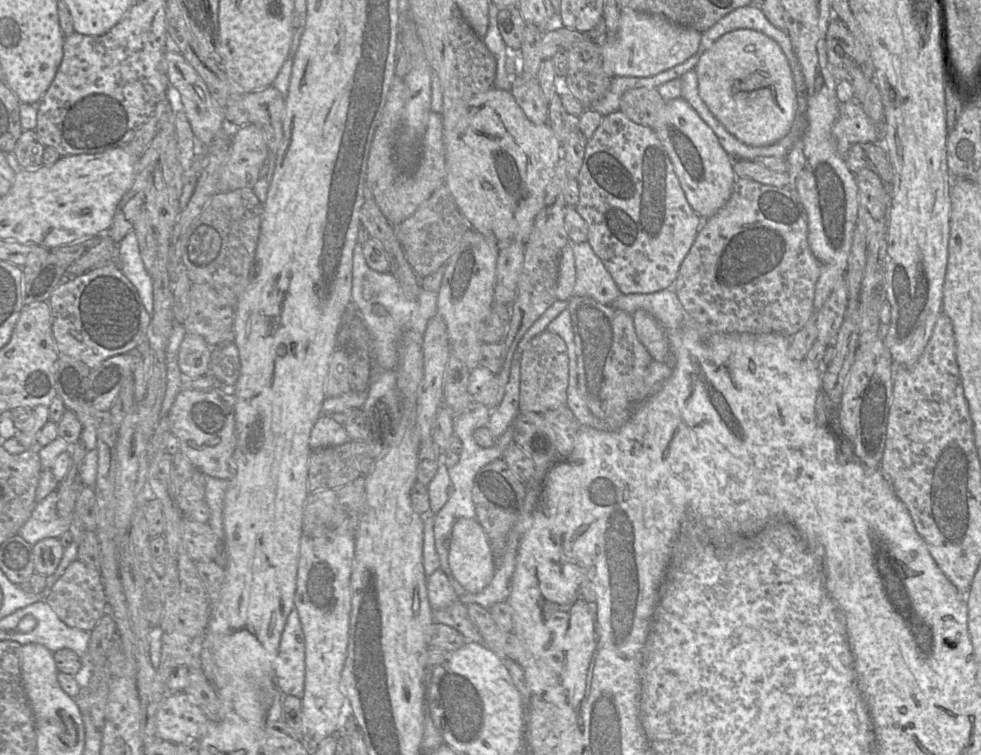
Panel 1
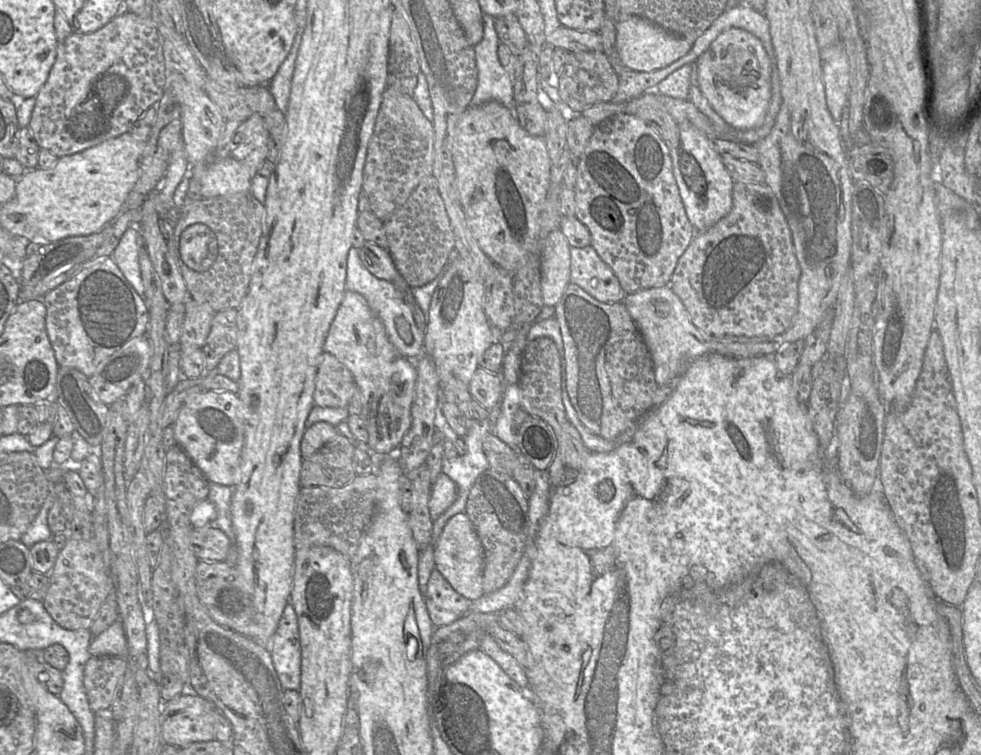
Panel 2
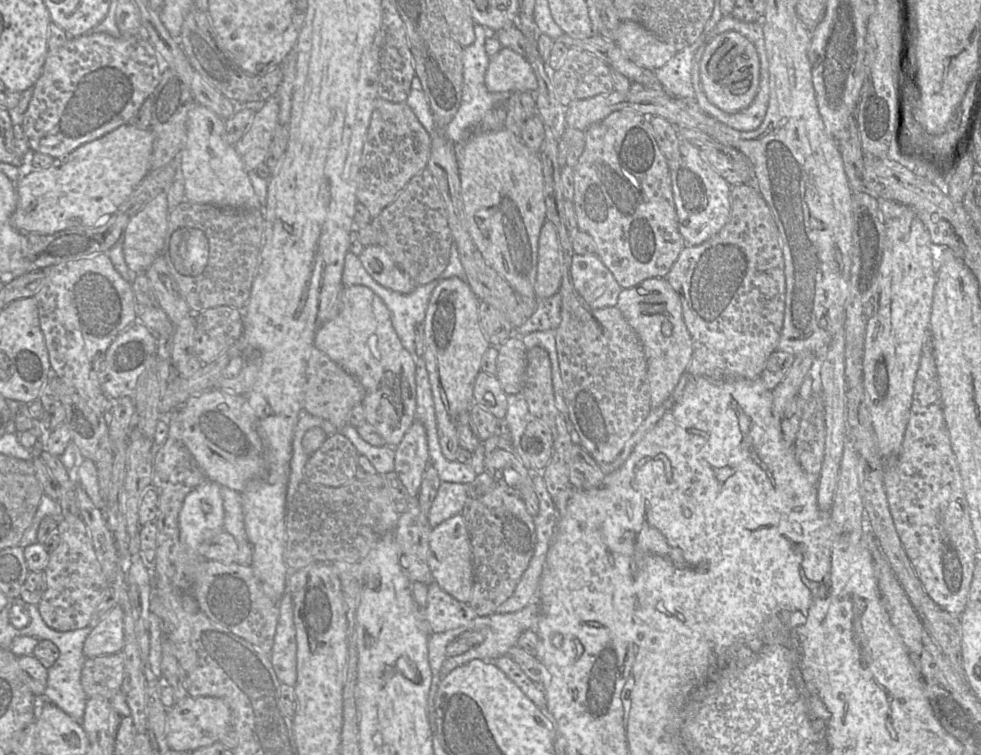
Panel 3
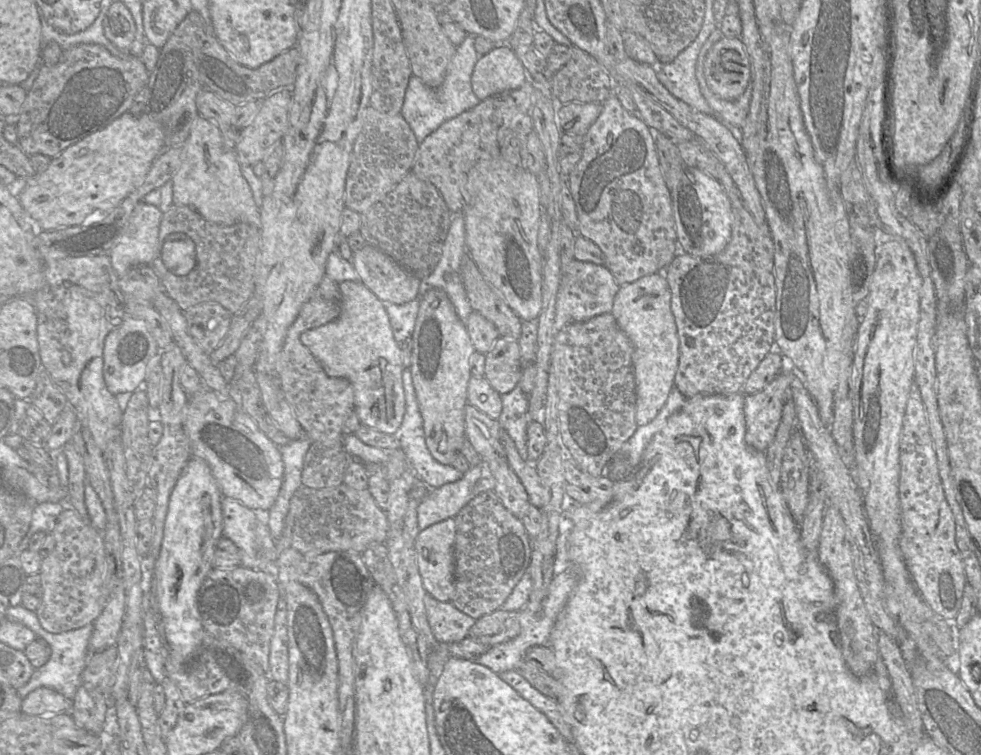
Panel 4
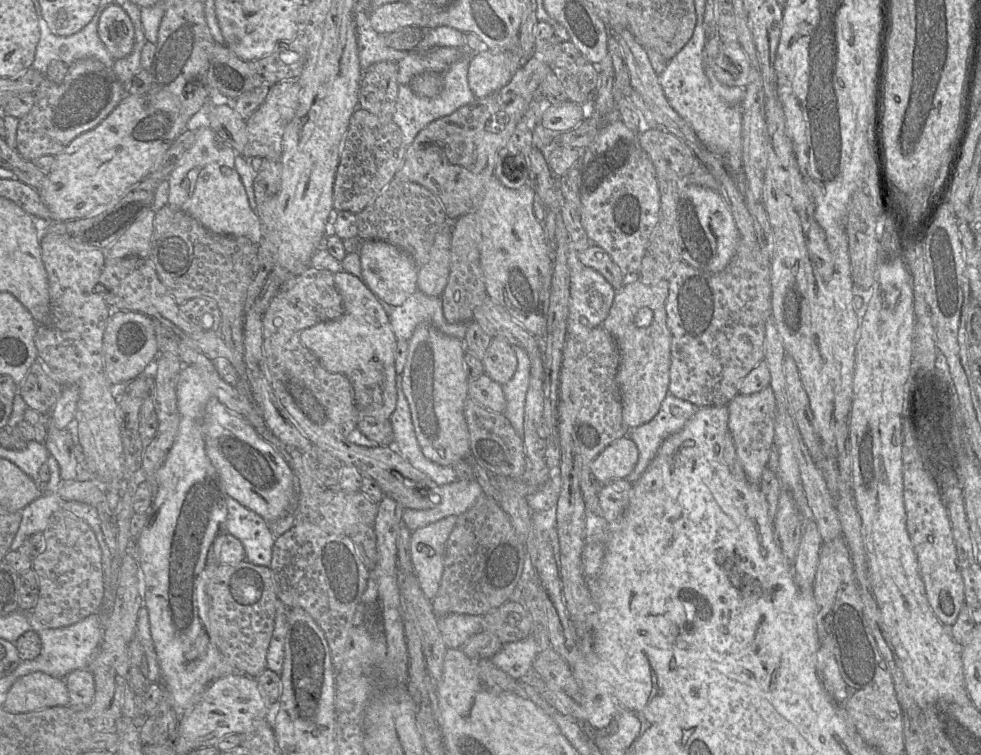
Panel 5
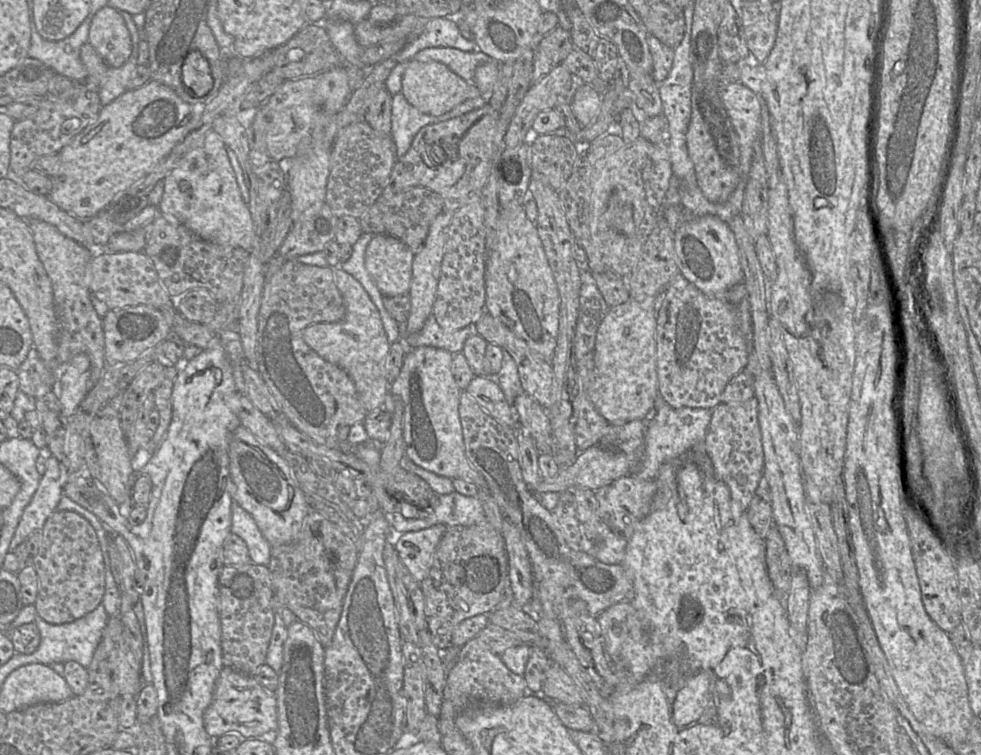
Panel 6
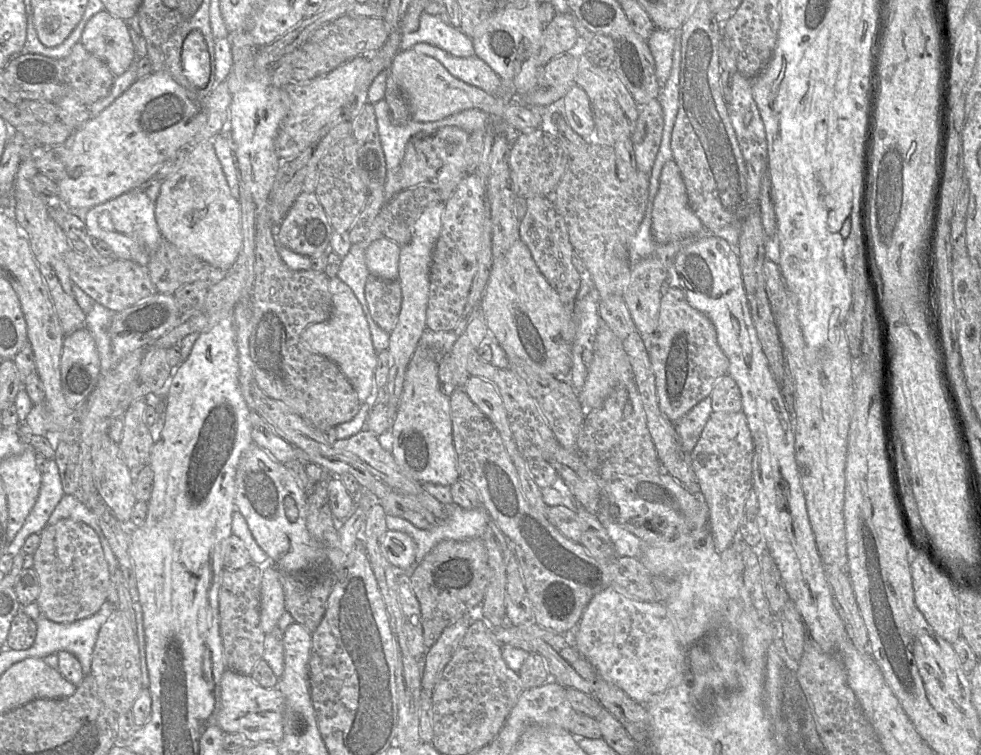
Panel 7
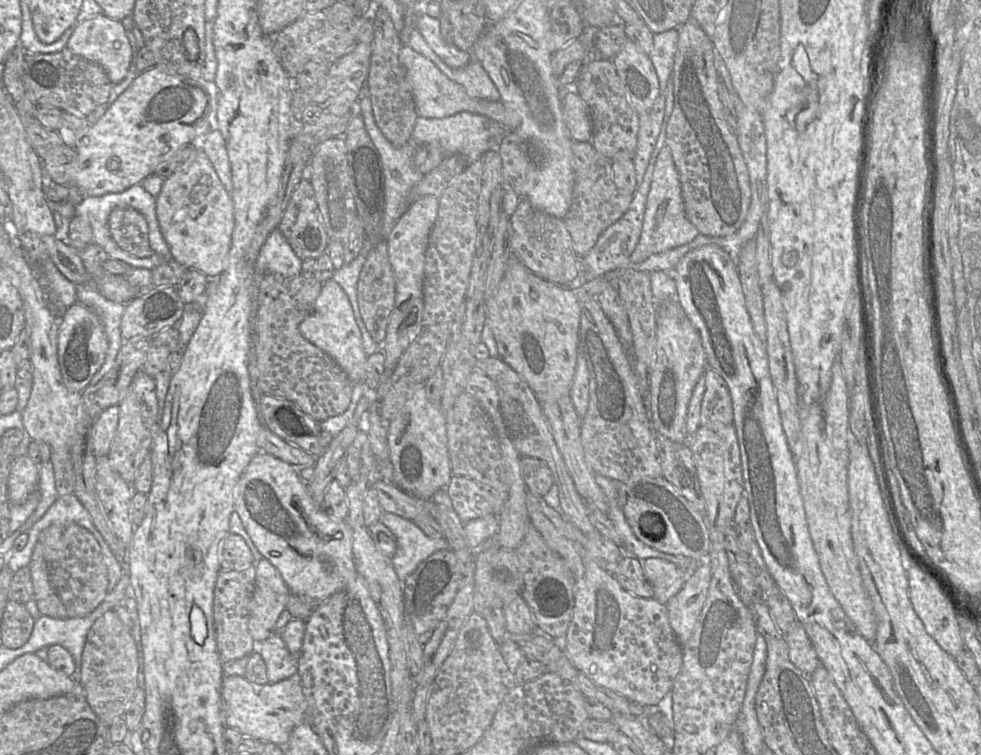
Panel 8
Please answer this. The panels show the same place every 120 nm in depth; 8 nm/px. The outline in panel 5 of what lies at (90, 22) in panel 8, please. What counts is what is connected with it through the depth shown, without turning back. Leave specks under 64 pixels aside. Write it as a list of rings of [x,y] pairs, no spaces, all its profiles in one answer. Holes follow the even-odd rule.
[[[117,4],[108,5],[98,21],[97,33],[114,60],[126,57],[133,48],[134,28],[127,13]]]

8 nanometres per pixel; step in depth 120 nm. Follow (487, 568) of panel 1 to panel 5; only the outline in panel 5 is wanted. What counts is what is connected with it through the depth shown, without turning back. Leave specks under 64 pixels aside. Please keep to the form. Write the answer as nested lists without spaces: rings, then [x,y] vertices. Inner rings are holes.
[[[447,516],[411,534],[411,562],[421,590],[429,600],[439,589],[446,542],[456,522],[457,516]]]

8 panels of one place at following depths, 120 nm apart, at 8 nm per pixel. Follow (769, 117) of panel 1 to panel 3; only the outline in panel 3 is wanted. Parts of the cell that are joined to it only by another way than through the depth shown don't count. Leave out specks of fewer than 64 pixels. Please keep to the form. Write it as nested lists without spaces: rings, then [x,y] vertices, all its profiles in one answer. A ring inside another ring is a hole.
[[[738,32],[722,33],[706,43],[700,63],[700,79],[707,99],[728,114],[748,108],[755,99],[760,81],[760,61],[755,46]]]

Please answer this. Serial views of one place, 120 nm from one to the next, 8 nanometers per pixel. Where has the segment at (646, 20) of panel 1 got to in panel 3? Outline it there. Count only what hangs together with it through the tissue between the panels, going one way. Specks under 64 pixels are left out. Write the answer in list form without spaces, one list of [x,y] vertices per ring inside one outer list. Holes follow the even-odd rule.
[[[631,20],[621,22],[616,44],[634,63],[653,71],[663,67],[677,53],[672,45]]]

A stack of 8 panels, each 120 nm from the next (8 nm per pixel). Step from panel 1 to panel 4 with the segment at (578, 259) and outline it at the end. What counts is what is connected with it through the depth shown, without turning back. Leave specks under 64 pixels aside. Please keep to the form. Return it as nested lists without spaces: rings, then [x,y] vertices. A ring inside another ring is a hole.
[[[573,259],[561,276],[556,299],[554,335],[568,324],[610,313],[619,288],[620,285],[606,266]]]

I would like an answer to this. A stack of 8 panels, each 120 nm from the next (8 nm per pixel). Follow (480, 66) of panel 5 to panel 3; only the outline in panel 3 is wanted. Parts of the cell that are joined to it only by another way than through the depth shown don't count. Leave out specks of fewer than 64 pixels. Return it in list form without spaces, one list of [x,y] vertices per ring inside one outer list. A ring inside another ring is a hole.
[[[502,47],[489,57],[485,85],[490,92],[537,91],[536,75],[524,56]]]

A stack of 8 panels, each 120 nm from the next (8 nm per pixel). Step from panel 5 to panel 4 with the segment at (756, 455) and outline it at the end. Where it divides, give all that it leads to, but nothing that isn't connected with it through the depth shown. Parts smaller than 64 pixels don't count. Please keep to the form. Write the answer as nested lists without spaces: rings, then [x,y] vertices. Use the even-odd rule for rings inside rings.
[[[786,367],[763,390],[745,396],[745,442],[751,448],[765,452],[773,441],[782,419],[784,405],[790,399],[794,374],[792,368]]]

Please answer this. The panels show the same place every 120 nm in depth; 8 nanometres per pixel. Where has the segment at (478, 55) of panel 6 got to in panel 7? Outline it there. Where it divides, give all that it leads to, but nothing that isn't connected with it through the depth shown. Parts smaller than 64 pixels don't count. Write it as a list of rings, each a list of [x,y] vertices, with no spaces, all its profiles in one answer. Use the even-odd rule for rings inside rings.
[[[420,42],[413,46],[417,53],[438,60],[455,78],[462,82],[482,89],[489,95],[500,92],[501,79],[490,66],[476,55],[455,57],[441,48],[429,43]]]

